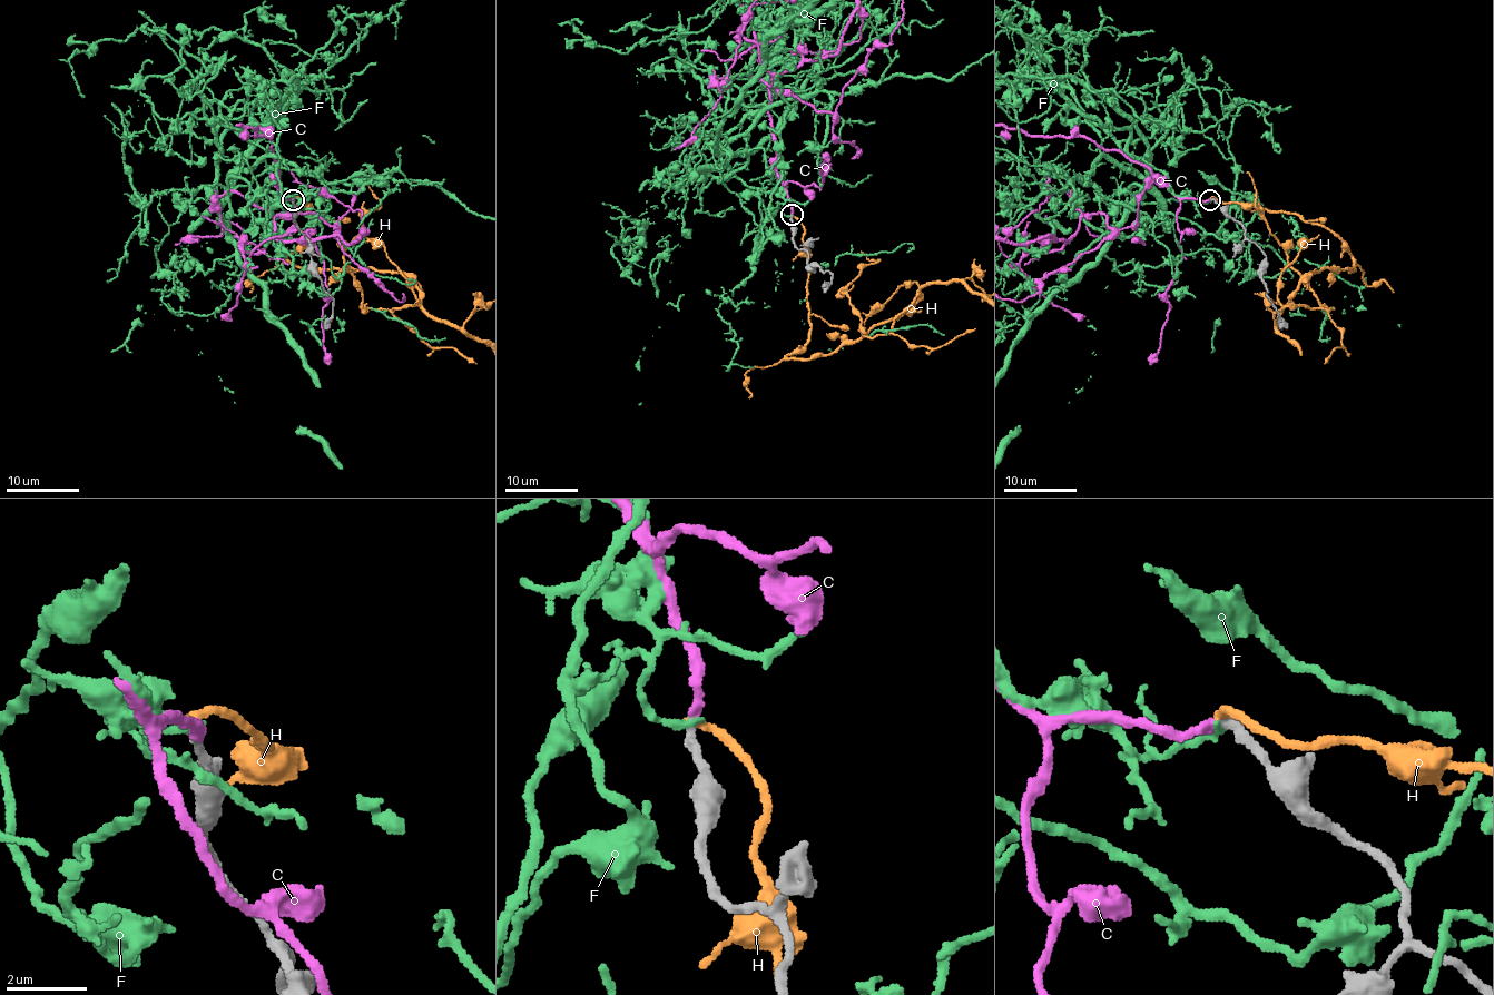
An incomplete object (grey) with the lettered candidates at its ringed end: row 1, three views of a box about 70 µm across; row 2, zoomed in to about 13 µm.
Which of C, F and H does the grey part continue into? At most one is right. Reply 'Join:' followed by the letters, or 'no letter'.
Join: C

